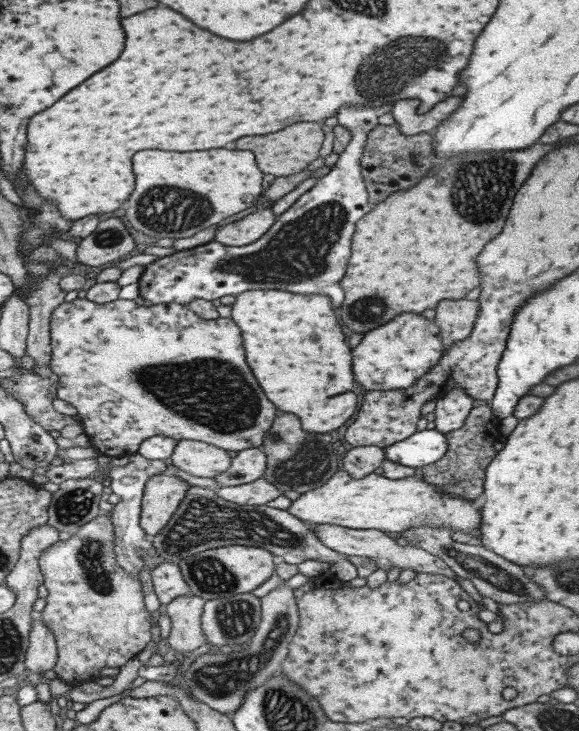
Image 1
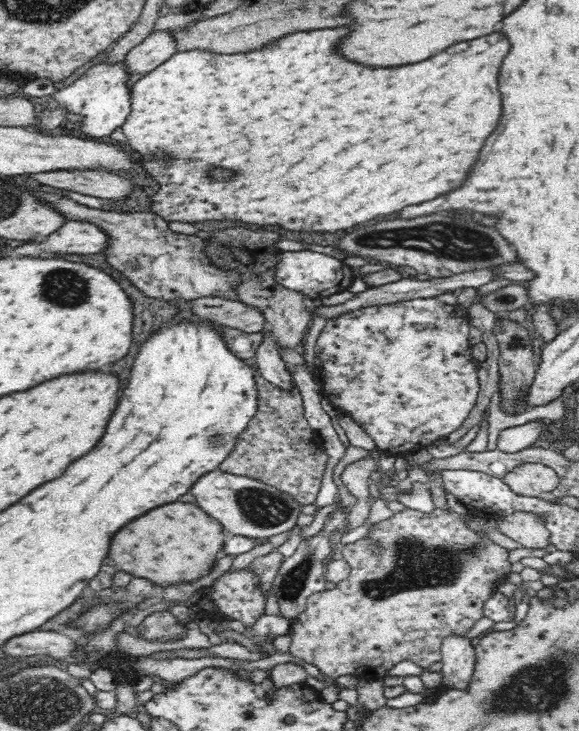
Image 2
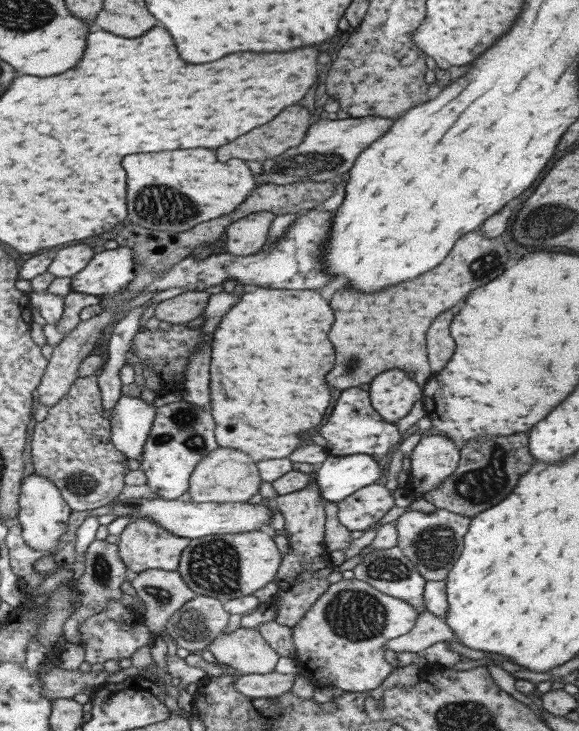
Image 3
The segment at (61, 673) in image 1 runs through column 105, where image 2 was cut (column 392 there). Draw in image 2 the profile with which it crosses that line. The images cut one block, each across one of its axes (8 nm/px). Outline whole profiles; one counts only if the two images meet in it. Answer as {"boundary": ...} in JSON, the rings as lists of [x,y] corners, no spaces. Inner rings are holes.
{"boundary":[[[435,507],[432,512],[426,513],[407,508],[399,513],[389,514],[387,520],[376,524],[372,528],[372,532],[369,532],[365,537],[356,542],[345,544],[341,553],[343,559],[350,565],[350,574],[344,580],[337,582],[334,590],[326,590],[310,596],[308,603],[306,603],[306,610],[291,620],[289,653],[296,658],[300,658],[300,660],[304,660],[304,662],[308,662],[308,664],[314,664],[322,674],[333,679],[338,678],[338,676],[346,676],[346,674],[368,680],[384,679],[390,668],[396,666],[398,662],[404,662],[404,660],[412,660],[414,664],[424,670],[438,667],[444,638],[450,636],[450,634],[464,636],[478,620],[484,619],[484,603],[497,592],[498,586],[503,584],[511,573],[512,565],[508,559],[510,558],[510,551],[493,542],[488,535],[470,530],[468,522],[474,517],[476,517],[476,512],[472,511],[468,514],[458,514],[458,512]],[[370,542],[375,542],[377,548],[381,548],[381,551],[374,553],[374,549],[370,547]]]}

